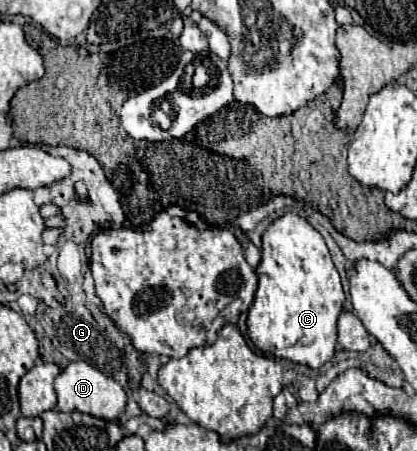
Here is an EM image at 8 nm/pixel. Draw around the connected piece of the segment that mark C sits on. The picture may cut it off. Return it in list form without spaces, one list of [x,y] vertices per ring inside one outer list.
[[[285,213],[265,229],[261,237],[261,261],[255,273],[259,277],[259,285],[255,291],[253,307],[249,309],[249,317],[247,317],[249,339],[253,341],[253,345],[265,355],[283,357],[293,363],[319,369],[335,353],[337,317],[345,301],[341,279],[331,261],[325,239],[297,213]]]

